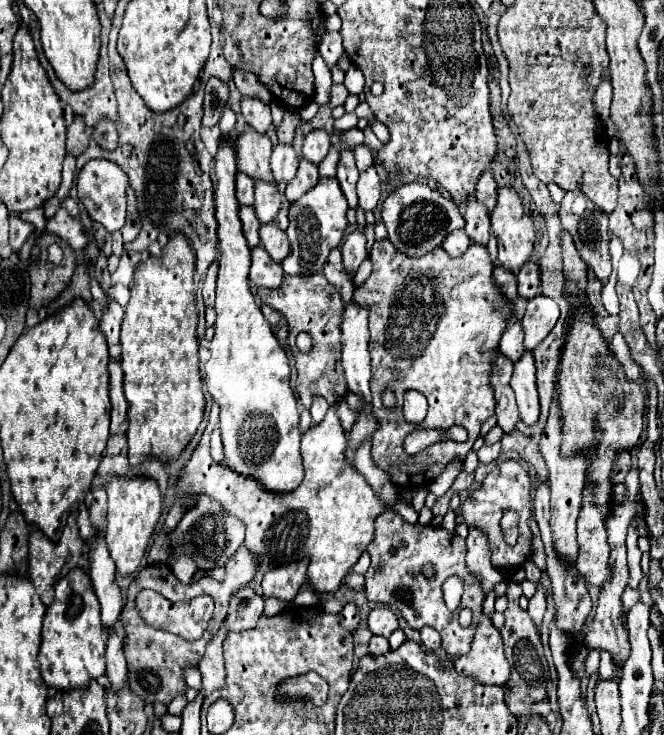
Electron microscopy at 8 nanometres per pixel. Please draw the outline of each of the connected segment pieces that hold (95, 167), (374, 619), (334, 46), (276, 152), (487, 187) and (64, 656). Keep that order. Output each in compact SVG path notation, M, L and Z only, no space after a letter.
M90 160L80 170L76 186L78 186L78 198L86 206L92 220L100 222L108 232L122 230L124 218L126 218L126 188L130 184L128 184L128 176L114 162L110 162L110 160Z
M386 606L372 610L370 616L368 616L368 628L370 628L374 634L378 634L378 636L390 638L390 634L392 634L394 630L398 630L398 626L400 626L400 624L398 624L396 614L394 614L390 608L386 608Z
M326 30L320 38L318 52L320 52L320 56L324 58L324 62L328 66L334 66L344 54L342 36L338 32L328 32Z
M278 144L272 150L272 158L270 158L270 168L272 168L274 180L290 182L296 176L298 162L300 162L300 156L296 154L292 144Z
M486 168L484 176L480 176L474 194L476 194L476 200L488 208L488 212L494 208L494 204L496 204L496 180L494 180L490 168Z
M76 568L56 584L56 596L48 606L40 644L40 672L46 686L56 690L86 688L106 672L106 634L100 622L100 602L96 600L90 576Z

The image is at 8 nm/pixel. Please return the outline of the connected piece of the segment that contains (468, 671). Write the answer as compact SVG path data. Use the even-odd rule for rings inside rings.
M480 616L472 648L468 654L454 658L454 668L458 674L474 676L486 684L504 686L508 682L510 668L504 656L502 636L488 616Z

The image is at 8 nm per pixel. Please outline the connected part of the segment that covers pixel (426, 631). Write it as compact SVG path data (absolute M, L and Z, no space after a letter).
M424 626L420 630L420 636L422 636L422 644L428 648L428 650L438 650L440 644L442 644L442 638L438 634L438 630L434 630L432 626Z

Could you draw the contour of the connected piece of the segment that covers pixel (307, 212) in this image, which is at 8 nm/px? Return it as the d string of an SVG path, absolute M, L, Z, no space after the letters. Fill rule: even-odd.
M320 178L312 190L308 190L290 206L290 226L286 230L290 240L290 254L282 260L284 274L310 276L322 272L330 250L338 248L344 238L344 230L348 226L346 210L348 204L344 200L344 194L340 192L340 184L336 178Z

